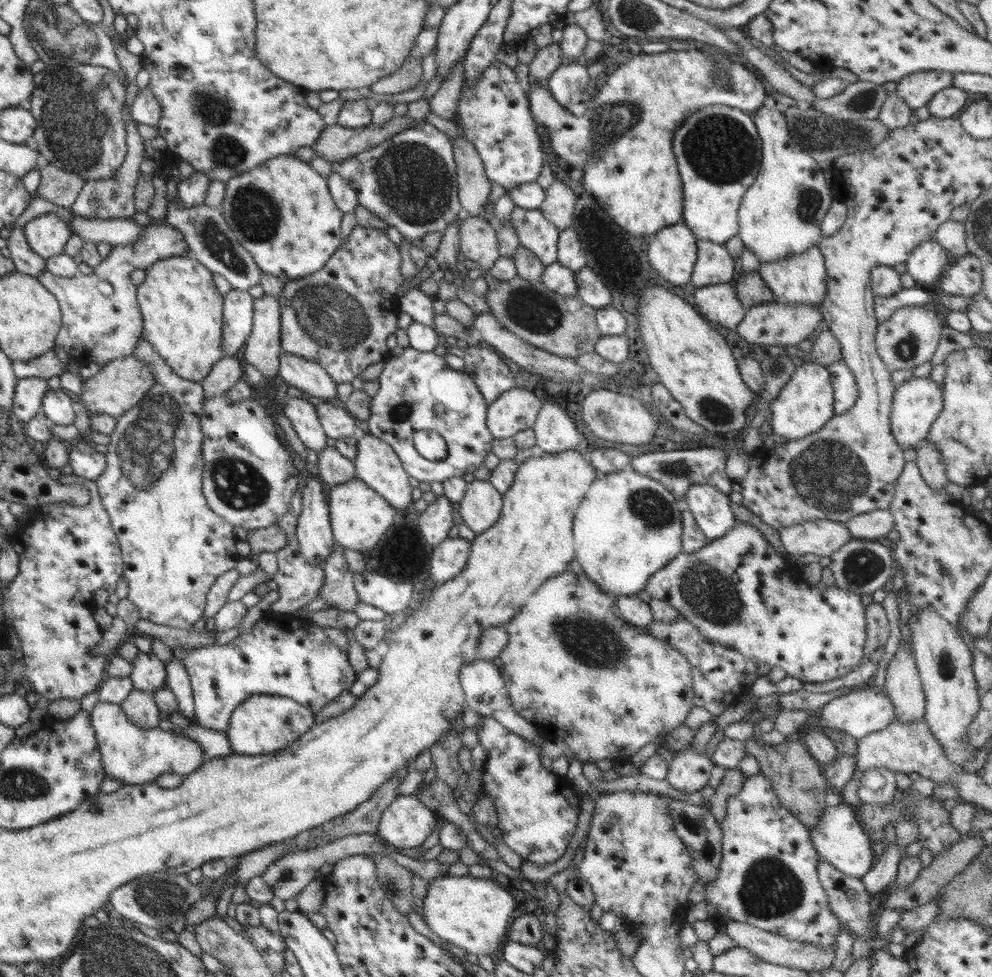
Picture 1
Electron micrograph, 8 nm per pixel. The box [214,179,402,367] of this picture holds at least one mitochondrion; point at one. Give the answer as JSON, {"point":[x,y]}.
{"point":[331,317]}

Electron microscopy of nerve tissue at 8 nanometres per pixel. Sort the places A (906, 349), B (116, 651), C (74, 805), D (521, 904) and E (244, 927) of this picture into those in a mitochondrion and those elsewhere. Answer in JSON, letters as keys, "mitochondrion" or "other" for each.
{"A":"mitochondrion","B":"other","C":"other","D":"other","E":"other"}

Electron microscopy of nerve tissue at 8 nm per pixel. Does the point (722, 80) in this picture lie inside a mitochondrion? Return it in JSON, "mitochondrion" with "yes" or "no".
{"mitochondrion":"yes"}

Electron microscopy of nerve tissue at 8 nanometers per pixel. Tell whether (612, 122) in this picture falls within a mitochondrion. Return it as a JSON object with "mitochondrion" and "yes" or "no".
{"mitochondrion":"yes"}

